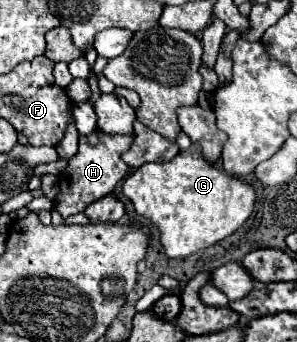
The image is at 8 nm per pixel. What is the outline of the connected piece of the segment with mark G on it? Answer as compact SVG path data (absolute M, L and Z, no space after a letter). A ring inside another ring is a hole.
M192 144L188 150L178 152L168 162L156 162L156 164L152 162L152 164L140 166L124 180L122 190L124 190L124 196L132 200L134 210L158 226L164 252L170 258L190 256L234 234L250 218L256 204L256 190L250 184L242 182L240 178L226 174L218 164L208 162L198 144Z

